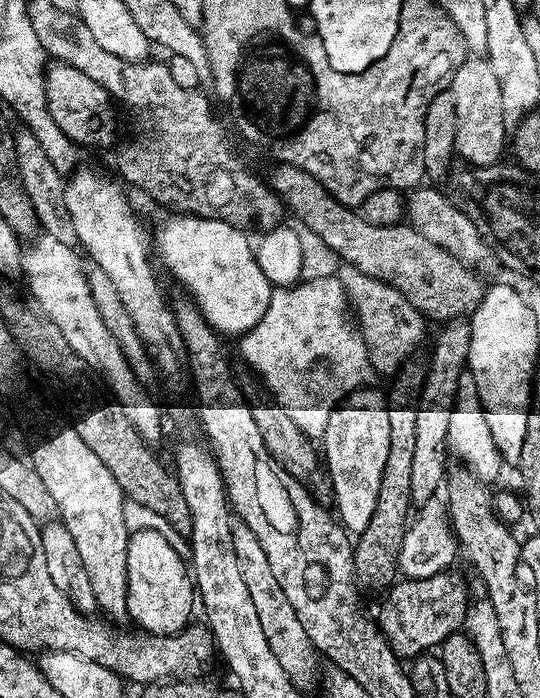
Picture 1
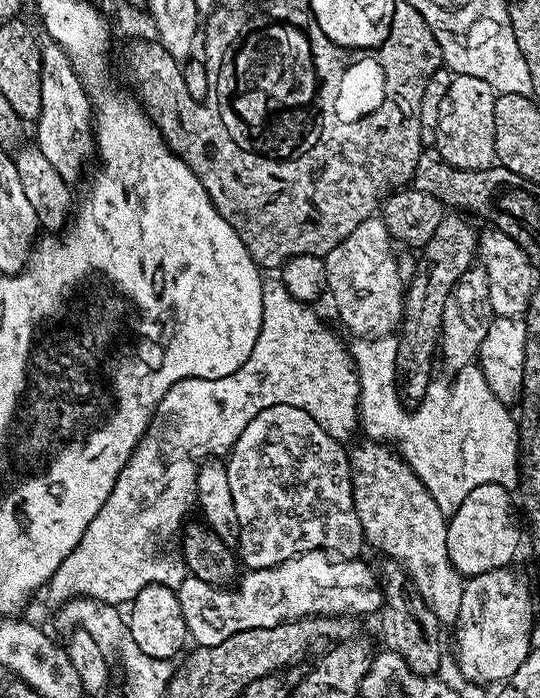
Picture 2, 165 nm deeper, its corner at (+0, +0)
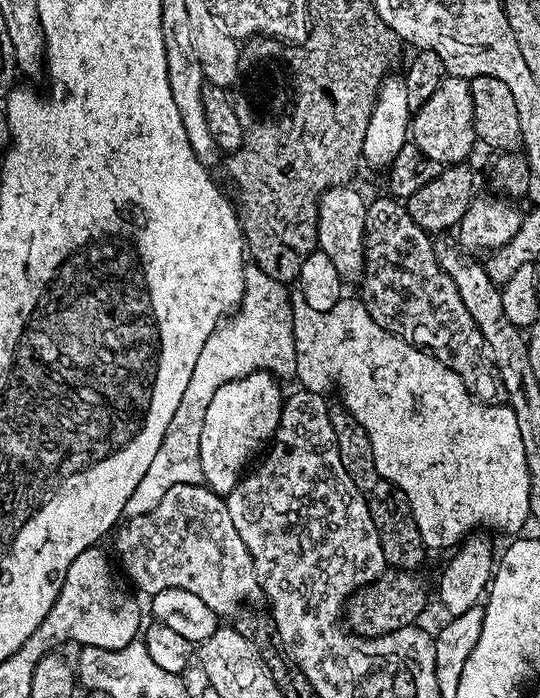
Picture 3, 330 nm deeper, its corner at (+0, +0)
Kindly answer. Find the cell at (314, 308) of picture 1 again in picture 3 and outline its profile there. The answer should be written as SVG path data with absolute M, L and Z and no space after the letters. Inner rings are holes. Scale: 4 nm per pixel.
M253 262L249 263L244 269L244 297L232 319L221 323L219 328L215 328L211 338L206 342L206 346L202 346L202 354L198 354L194 374L190 374L190 383L186 386L186 394L182 394L180 397L178 410L172 412L170 426L164 428L162 446L158 446L158 450L154 454L154 462L150 462L146 474L142 474L142 482L138 482L134 494L130 494L130 502L126 502L125 517L141 516L154 510L154 506L158 506L158 502L162 502L162 498L166 495L166 490L170 490L170 486L204 484L202 458L200 457L202 426L206 422L206 410L210 410L210 402L213 401L214 394L222 386L256 371L270 372L277 378L295 377L296 346L294 344L294 326L292 325L292 298L284 282L275 281L274 278L264 274L258 265Z

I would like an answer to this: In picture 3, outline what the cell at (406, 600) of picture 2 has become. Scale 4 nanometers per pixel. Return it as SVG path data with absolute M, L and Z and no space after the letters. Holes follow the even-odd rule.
M333 403L328 413L334 426L334 438L338 442L342 466L346 466L346 474L350 474L354 486L358 486L370 510L370 518L374 518L374 530L378 530L378 542L382 542L385 565L409 570L419 569L426 549L422 542L422 534L418 534L418 522L414 522L414 510L410 510L406 494L402 494L398 486L394 486L386 478L382 478L382 474L378 474L378 466L374 466L374 446L370 446L370 434L366 434L366 426L362 426L358 418L350 415L343 403Z

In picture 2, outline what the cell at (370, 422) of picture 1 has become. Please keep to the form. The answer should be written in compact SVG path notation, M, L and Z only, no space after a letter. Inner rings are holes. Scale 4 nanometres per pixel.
M365 439L356 449L351 449L350 463L352 465L352 497L354 510L358 514L358 522L364 531L364 539L373 544L385 557L391 558L397 564L404 565L405 572L411 577L422 598L434 610L441 625L455 625L458 610L462 606L462 590L465 577L451 564L447 554L447 530L449 521L446 514L434 502L430 490L414 474L414 470L404 461L399 451L393 450L387 443Z

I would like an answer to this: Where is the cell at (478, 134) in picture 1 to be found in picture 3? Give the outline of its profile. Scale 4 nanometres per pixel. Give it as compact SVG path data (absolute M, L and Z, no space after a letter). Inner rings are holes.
M453 74L445 75L442 86L430 94L430 102L426 102L420 108L415 109L410 125L410 136L423 154L429 155L443 166L465 163L472 152L472 147L477 147L476 126L474 124L474 102L470 98L470 83L465 77Z

